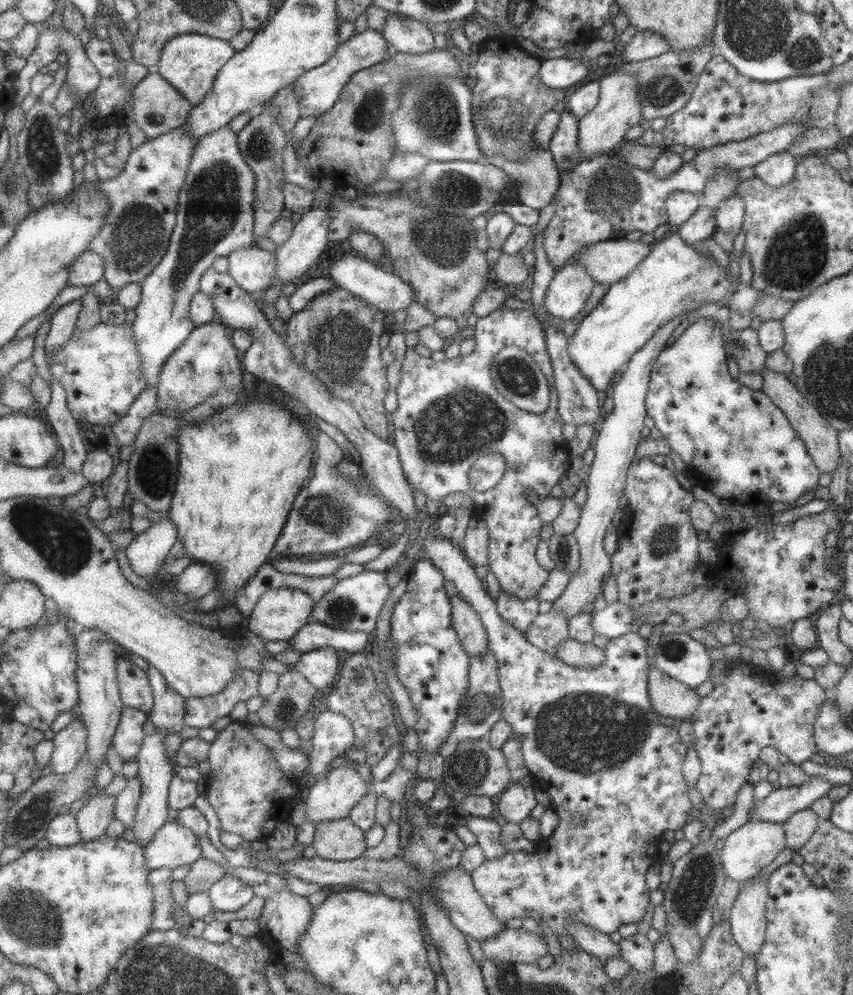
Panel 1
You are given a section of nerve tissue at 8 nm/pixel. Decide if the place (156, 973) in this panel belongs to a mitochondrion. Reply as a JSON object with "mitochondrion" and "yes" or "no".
{"mitochondrion":"yes"}

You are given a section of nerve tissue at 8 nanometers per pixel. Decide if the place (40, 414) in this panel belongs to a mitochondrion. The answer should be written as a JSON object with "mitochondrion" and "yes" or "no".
{"mitochondrion":"no"}

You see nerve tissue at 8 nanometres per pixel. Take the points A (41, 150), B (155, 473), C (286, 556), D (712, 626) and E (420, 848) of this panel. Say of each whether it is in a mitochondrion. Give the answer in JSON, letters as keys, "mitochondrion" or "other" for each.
{"A":"mitochondrion","B":"mitochondrion","C":"other","D":"other","E":"other"}

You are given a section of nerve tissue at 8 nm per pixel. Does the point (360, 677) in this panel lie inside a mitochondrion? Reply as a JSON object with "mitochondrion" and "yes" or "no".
{"mitochondrion":"yes"}

